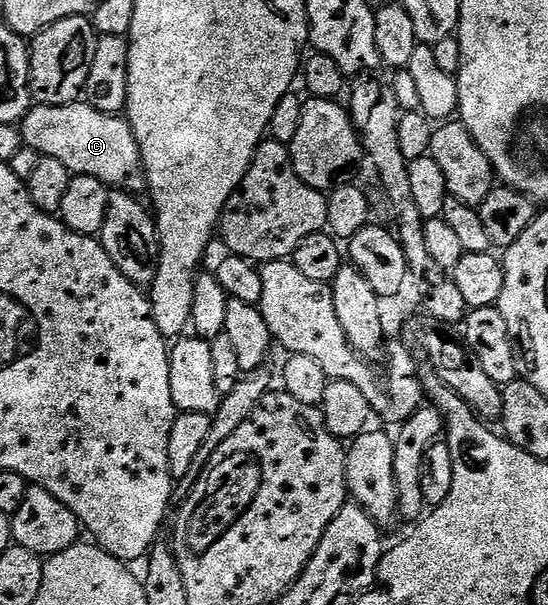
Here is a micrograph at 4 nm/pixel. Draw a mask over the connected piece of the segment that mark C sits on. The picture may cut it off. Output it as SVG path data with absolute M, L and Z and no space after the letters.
M82 100L71 105L36 104L23 117L21 132L26 148L65 163L72 175L92 177L115 191L144 192L143 160L126 116L102 113Z

